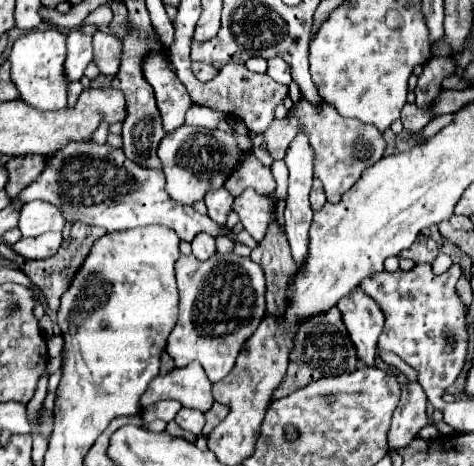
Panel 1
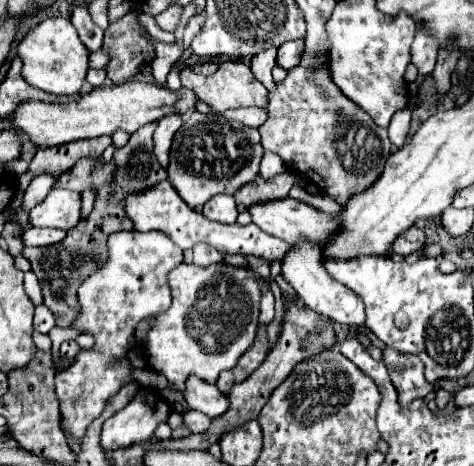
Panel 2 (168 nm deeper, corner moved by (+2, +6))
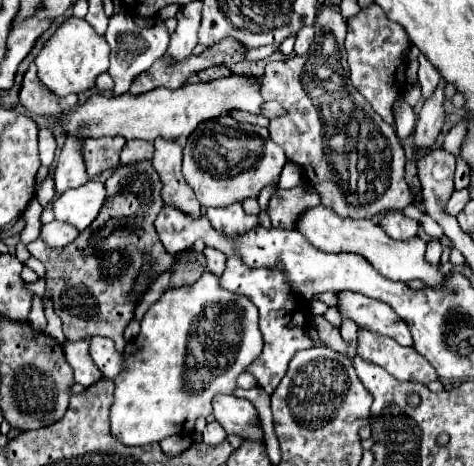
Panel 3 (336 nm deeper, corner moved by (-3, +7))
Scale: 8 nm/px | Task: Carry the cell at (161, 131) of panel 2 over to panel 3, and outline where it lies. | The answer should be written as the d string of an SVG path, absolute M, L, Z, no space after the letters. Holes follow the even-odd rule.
M155 141L153 167L163 183L163 201L165 205L183 209L183 213L189 213L189 217L201 217L201 205L181 175L181 157L183 153L179 141Z

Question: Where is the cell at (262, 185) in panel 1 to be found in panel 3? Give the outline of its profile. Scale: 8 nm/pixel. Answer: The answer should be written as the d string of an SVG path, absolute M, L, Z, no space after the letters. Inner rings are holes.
M293 187L293 189L277 189L269 201L269 217L273 227L279 229L295 229L297 217L305 213L305 209L317 207L319 195L313 187Z

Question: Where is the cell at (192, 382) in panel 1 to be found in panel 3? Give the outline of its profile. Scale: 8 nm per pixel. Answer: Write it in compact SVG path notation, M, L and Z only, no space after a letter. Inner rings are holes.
M217 395L213 399L213 415L215 421L219 421L227 431L227 435L239 435L245 441L251 439L265 443L261 419L251 401L237 399L235 395Z

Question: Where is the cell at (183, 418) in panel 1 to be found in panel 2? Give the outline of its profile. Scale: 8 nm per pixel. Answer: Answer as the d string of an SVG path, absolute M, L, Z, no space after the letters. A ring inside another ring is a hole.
M186 410L182 414L182 418L184 418L184 426L190 428L192 432L196 432L196 434L204 432L210 426L210 418L204 416L204 414L200 414L198 410Z

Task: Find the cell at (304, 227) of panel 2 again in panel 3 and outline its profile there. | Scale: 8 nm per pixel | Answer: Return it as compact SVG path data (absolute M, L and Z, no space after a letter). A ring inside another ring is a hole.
M315 207L309 209L301 215L301 219L297 221L297 231L301 235L305 235L313 245L317 245L321 251L327 253L357 253L363 255L381 275L393 279L393 281L413 281L419 279L425 283L425 287L429 289L437 289L441 291L449 279L449 275L445 275L439 267L429 265L425 259L425 247L427 241L423 241L421 237L413 237L409 241L397 241L391 239L379 225L375 225L373 221L355 221L355 219L341 219L333 213L333 209L329 207Z

